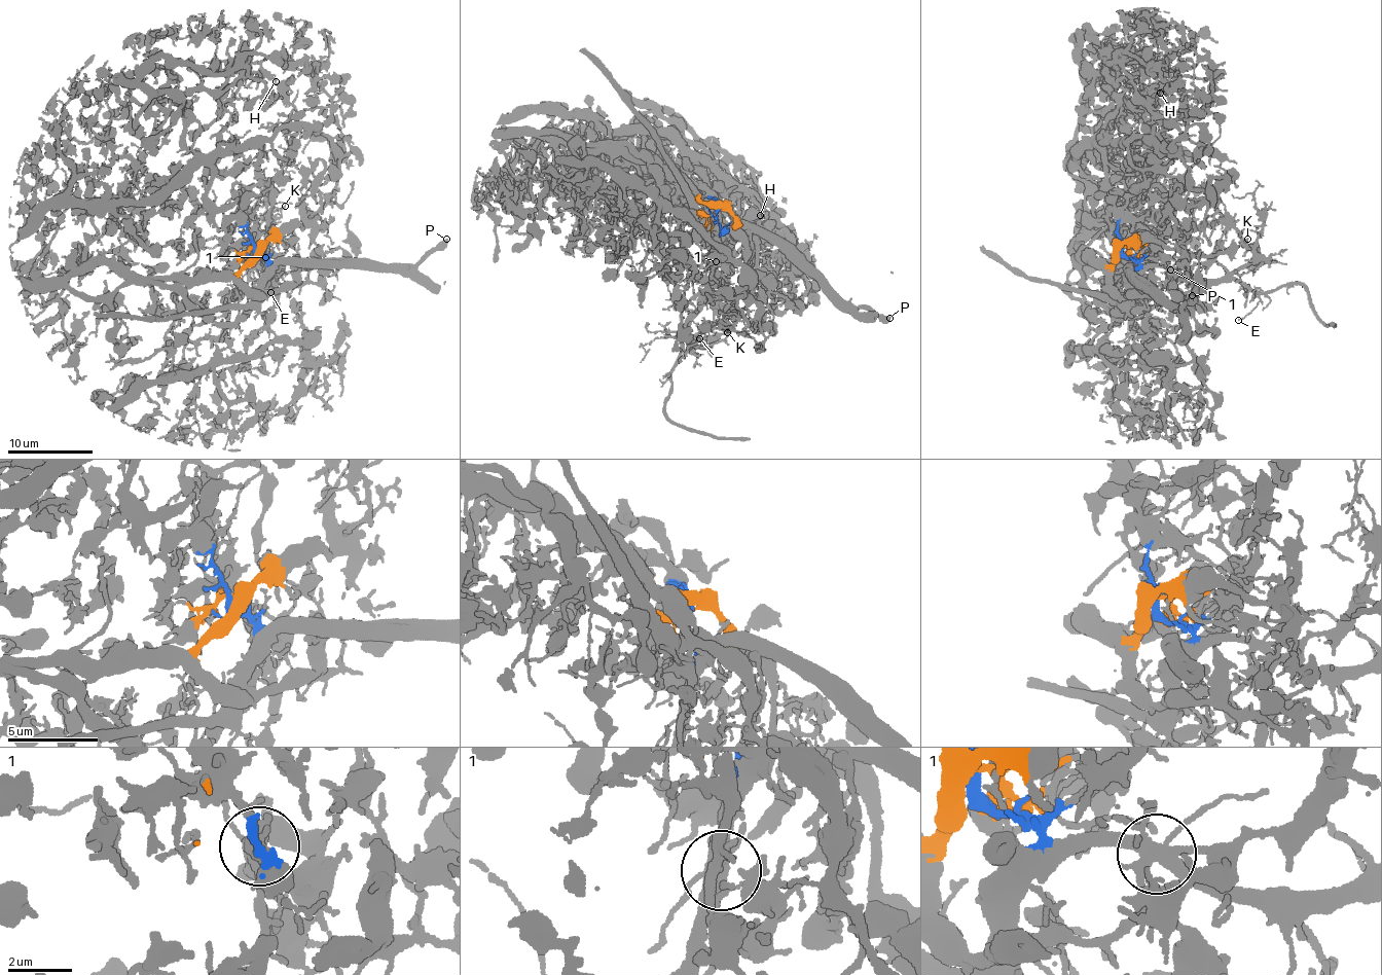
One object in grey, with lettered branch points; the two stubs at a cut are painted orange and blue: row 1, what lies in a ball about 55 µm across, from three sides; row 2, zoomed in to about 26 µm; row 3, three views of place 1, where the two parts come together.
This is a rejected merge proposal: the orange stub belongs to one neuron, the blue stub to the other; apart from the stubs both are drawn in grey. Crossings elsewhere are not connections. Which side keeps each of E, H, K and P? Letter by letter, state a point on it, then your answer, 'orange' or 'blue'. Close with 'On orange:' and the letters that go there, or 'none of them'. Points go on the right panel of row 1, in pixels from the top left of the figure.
E: (1238, 320) | blue
H: (1160, 93) | orange
K: (1247, 239) | blue
P: (1192, 295) | blue
On orange: H

